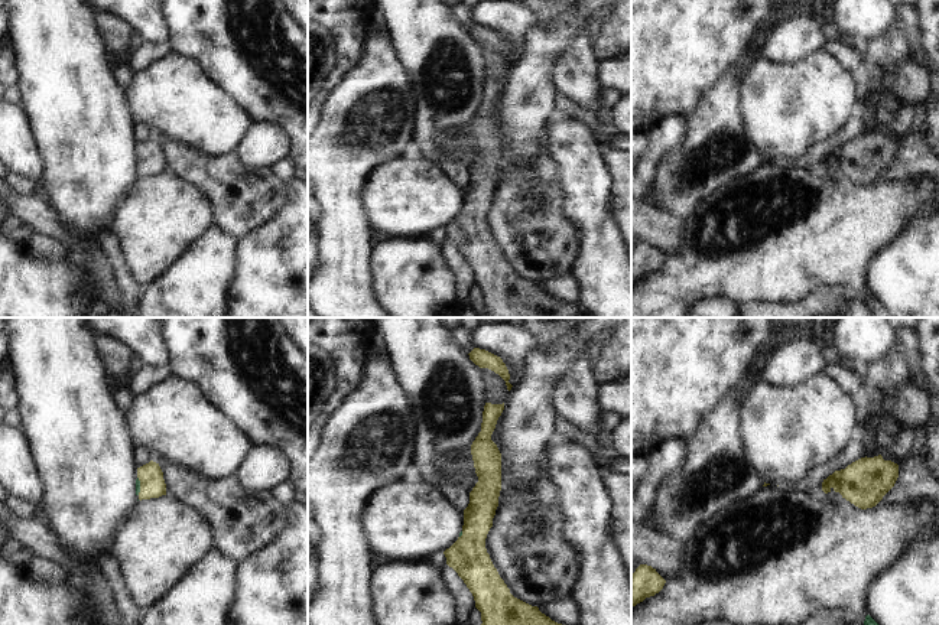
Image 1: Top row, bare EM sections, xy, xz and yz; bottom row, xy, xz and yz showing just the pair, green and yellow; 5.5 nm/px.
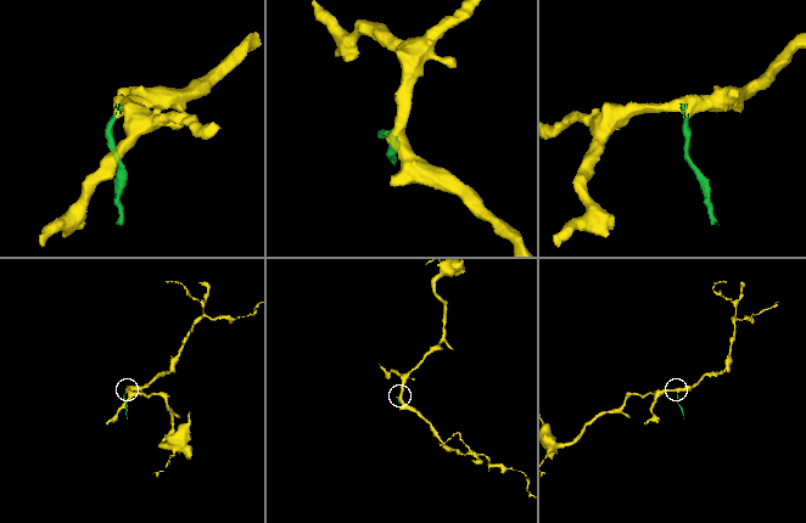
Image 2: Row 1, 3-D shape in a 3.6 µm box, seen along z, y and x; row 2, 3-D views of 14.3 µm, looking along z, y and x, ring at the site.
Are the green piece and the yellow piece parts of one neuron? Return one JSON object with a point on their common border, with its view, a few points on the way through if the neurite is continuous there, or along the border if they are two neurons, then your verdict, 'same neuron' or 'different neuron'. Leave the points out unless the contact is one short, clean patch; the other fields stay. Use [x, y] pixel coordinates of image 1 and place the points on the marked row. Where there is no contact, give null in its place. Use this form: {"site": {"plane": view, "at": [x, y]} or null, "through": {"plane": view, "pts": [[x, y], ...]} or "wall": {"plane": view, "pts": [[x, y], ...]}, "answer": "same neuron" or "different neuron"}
{"site": {"plane": "xy", "at": [139, 485]}, "through": {"plane": "xy", "pts": [[137, 482], [139, 485], [152, 485]]}, "answer": "same neuron"}

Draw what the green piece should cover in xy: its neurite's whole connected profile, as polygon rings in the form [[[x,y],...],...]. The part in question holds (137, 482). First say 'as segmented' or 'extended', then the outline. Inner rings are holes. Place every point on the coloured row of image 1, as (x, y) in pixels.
extended; [[[150,460],[137,468],[136,495],[140,501],[166,495],[166,484],[159,463]]]

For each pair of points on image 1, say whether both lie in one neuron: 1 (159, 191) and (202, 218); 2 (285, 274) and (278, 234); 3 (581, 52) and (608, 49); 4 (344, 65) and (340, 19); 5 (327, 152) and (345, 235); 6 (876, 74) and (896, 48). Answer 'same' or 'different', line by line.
1: same
2: same
3: different
4: same
5: same
6: same

